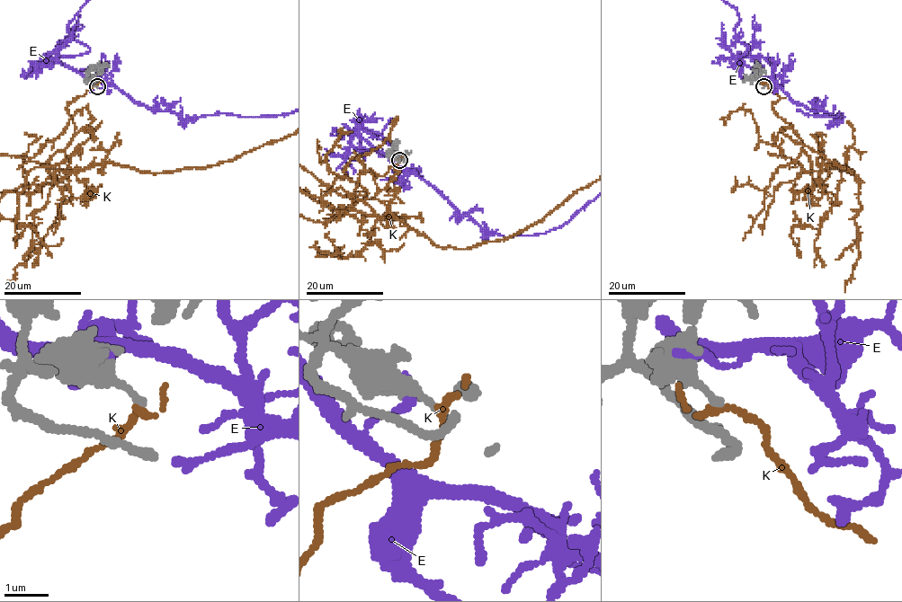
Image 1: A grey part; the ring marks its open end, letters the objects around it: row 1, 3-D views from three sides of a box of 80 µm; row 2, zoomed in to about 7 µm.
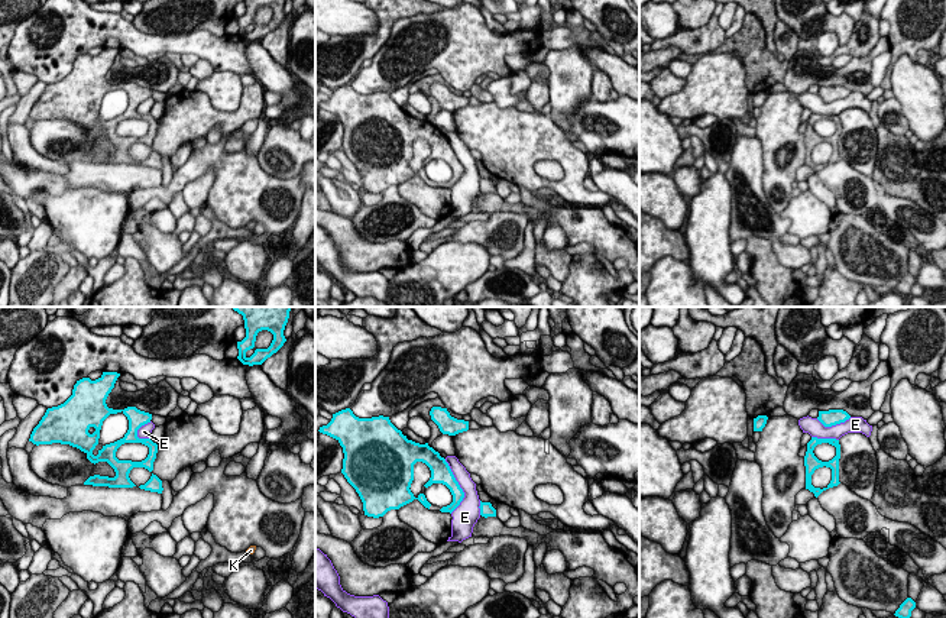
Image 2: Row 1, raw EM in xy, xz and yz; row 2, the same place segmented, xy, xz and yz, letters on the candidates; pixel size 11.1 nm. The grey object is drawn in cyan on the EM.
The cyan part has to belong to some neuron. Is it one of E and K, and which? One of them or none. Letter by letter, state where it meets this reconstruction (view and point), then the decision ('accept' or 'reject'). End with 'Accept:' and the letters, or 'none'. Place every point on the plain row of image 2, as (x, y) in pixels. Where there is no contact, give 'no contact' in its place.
E: xz (459, 162) | reject
K: no contact | reject
Accept: none

